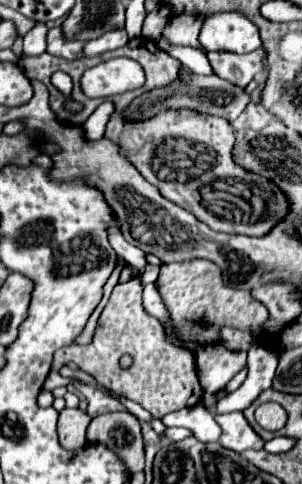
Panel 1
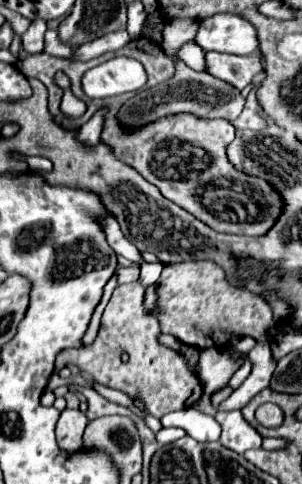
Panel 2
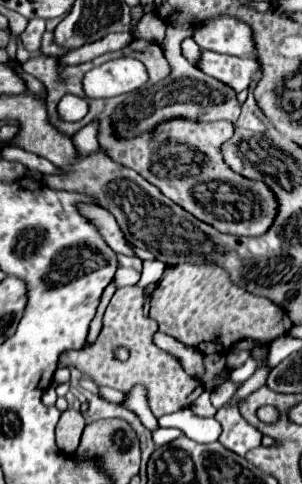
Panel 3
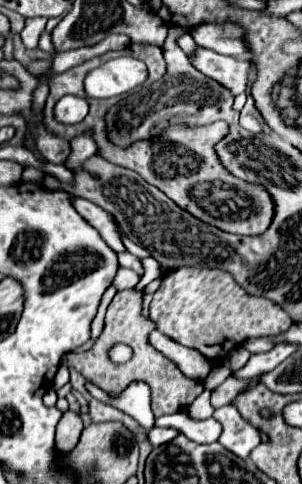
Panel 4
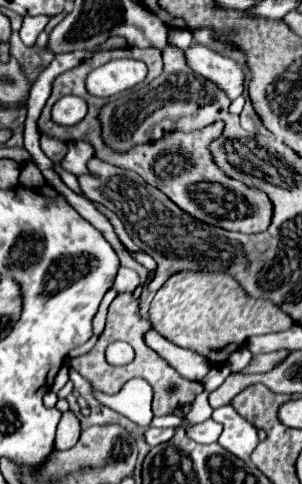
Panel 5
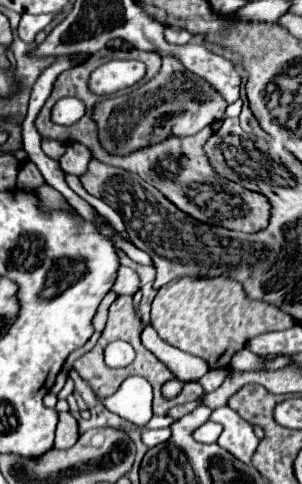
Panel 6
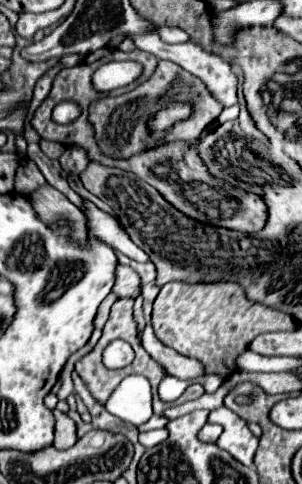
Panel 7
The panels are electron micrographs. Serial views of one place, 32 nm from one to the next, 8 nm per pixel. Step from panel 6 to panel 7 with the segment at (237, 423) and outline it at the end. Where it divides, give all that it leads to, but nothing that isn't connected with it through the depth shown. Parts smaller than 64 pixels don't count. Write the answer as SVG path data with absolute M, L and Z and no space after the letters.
M220 406L210 412L207 422L220 424L224 428L224 432L220 434L220 438L216 442L222 450L232 454L244 466L252 466L254 452L258 448L258 438L248 430L248 426L242 418L238 418L226 406Z

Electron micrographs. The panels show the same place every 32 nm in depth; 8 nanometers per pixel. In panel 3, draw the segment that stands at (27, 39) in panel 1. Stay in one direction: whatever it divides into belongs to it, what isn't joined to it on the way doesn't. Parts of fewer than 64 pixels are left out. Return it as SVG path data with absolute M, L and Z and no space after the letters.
M42 18L28 20L26 30L20 34L20 40L28 52L34 52L40 48L40 38L42 38L44 30L46 30L46 22Z

